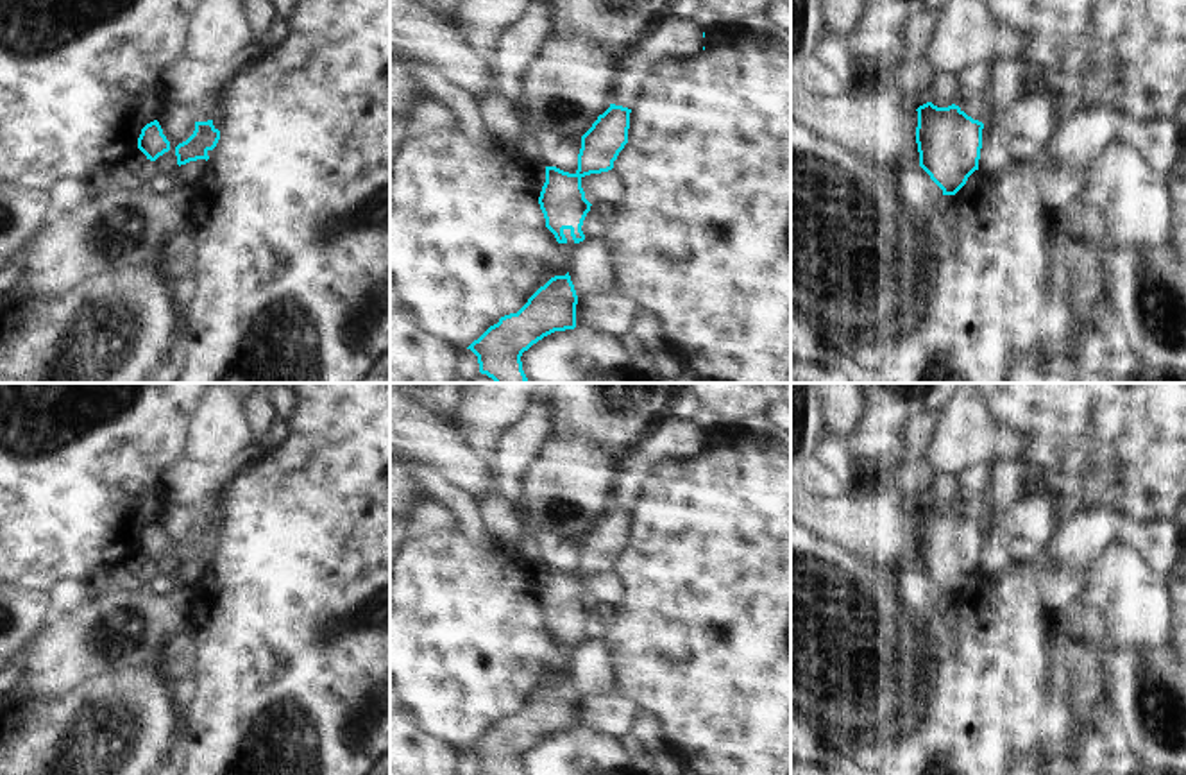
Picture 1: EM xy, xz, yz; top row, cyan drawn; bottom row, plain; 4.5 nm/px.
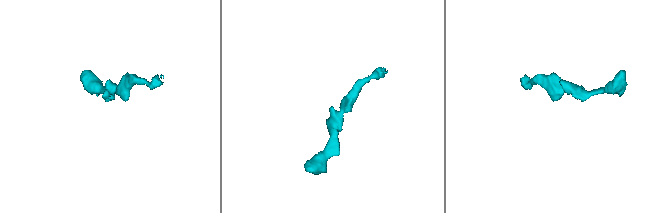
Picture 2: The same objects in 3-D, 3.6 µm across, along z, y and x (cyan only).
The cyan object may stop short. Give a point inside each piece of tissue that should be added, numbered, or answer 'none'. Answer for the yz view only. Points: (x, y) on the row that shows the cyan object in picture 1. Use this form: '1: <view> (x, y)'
none.

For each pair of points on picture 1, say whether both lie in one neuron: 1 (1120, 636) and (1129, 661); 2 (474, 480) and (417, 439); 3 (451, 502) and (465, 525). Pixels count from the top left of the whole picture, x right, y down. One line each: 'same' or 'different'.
1: different
2: same
3: same

